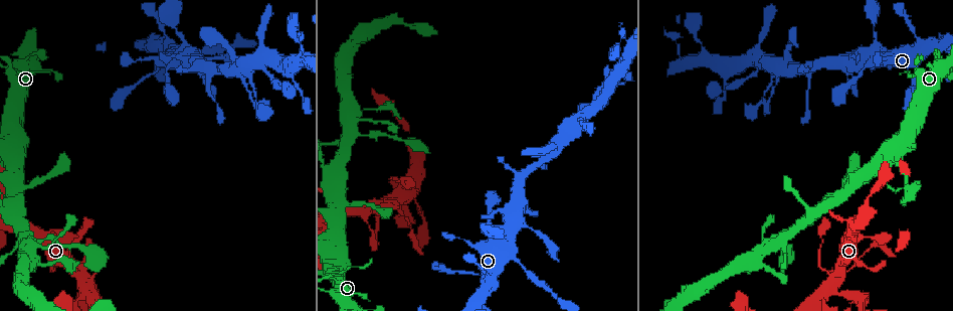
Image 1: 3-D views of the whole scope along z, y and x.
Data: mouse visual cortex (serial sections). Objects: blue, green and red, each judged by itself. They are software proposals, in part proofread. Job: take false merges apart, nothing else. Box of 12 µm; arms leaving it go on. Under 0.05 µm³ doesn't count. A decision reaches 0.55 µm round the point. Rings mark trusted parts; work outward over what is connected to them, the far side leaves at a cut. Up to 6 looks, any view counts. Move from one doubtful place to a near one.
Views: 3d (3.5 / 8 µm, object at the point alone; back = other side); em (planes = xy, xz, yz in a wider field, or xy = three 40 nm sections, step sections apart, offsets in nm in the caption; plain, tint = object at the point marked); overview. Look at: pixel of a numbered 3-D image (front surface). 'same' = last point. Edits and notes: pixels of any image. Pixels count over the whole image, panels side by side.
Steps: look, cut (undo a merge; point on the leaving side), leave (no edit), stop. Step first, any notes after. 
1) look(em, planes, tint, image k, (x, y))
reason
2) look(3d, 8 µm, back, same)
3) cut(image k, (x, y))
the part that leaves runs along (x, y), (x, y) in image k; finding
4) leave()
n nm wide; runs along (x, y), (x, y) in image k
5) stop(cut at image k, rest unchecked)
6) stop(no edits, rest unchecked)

look(3d, 8 µm, image 1, (377, 120))
a narrow waist

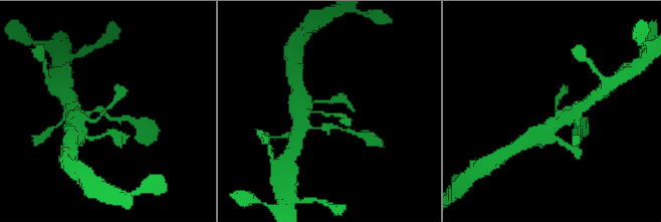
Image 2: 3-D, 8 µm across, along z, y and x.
look(3d, 3.5 µm, image 2, (556, 107))
zoom in

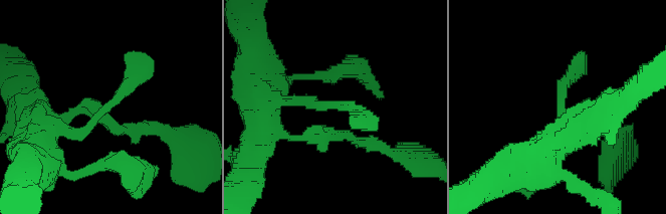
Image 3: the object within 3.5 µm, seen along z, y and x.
look(em, planes, tint, image 3, (330, 104))
shape alone is not enough

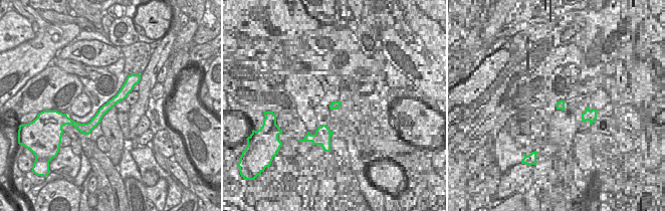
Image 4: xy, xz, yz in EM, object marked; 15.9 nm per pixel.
leave()
runs along (36, 138), (82, 132), (145, 60) in image 3; continuous, no second cell

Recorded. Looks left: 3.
look(3d, 8 µm, image 1, (86, 284))
looks like a crossing

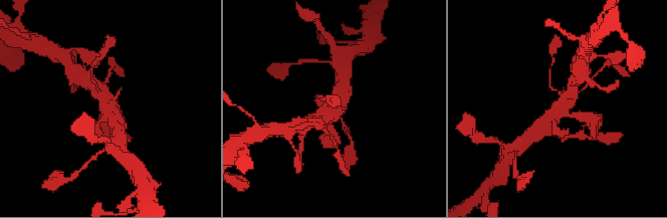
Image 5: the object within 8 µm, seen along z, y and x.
look(em, xy, step 3, tint, image 5, (110, 107))

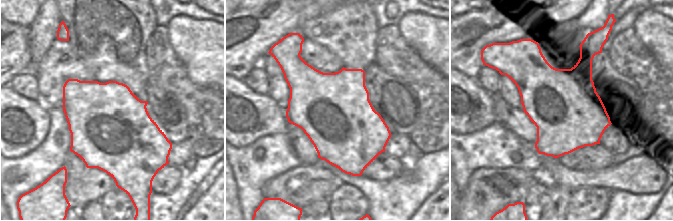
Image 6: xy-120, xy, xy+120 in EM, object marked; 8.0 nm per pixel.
leave()
runs along (574, 84), (569, 100), (543, 126) in image 5; one cell here

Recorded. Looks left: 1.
stop(no edits, rest unchecked)

